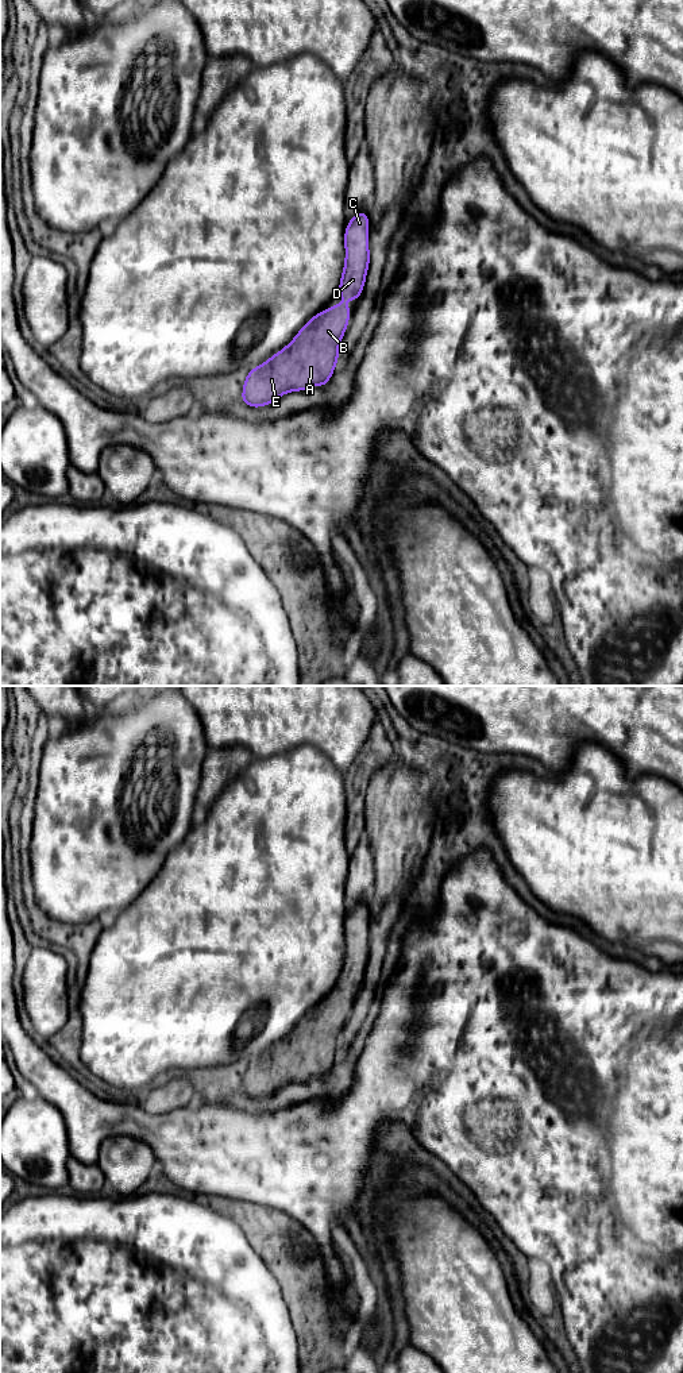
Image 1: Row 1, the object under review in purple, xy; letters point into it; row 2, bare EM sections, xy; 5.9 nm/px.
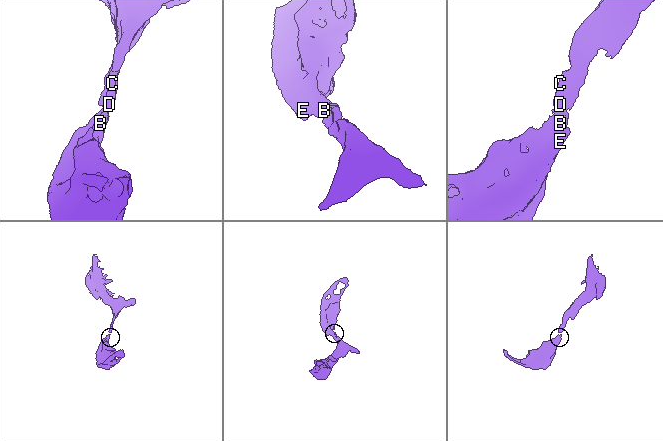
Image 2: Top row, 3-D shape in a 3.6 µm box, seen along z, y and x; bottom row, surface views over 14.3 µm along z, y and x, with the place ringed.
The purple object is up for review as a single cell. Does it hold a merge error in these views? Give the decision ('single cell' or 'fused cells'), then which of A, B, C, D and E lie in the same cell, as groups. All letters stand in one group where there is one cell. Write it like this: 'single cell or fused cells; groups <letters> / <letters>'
single cell; groups A B C D E

